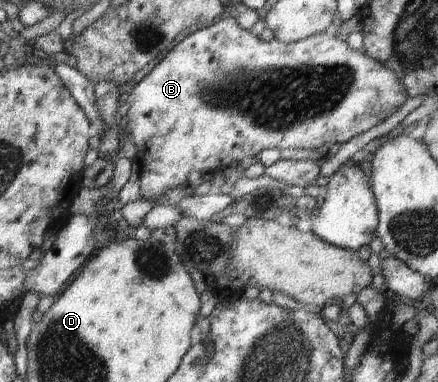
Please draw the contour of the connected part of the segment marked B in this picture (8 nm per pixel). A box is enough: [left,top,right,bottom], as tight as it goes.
[124,16,409,201]

